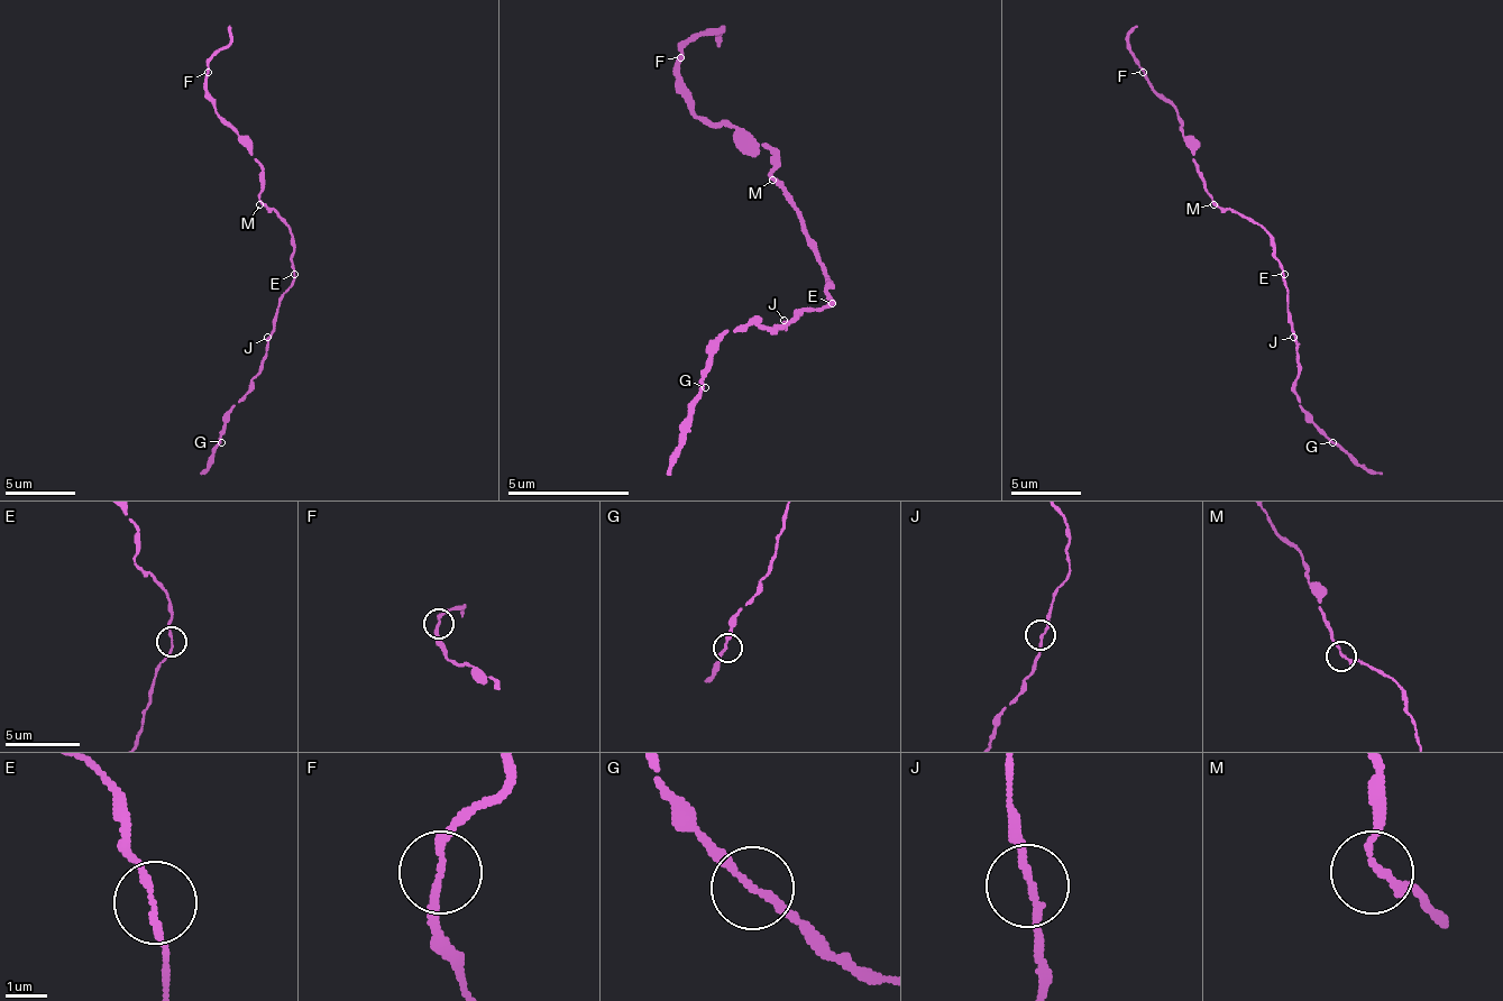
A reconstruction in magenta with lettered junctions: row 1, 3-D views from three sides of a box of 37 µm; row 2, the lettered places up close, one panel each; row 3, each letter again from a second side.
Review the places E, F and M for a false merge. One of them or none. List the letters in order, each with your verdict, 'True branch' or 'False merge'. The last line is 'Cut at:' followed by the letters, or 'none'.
E: True branch
F: True branch
M: True branch
Cut at: none

